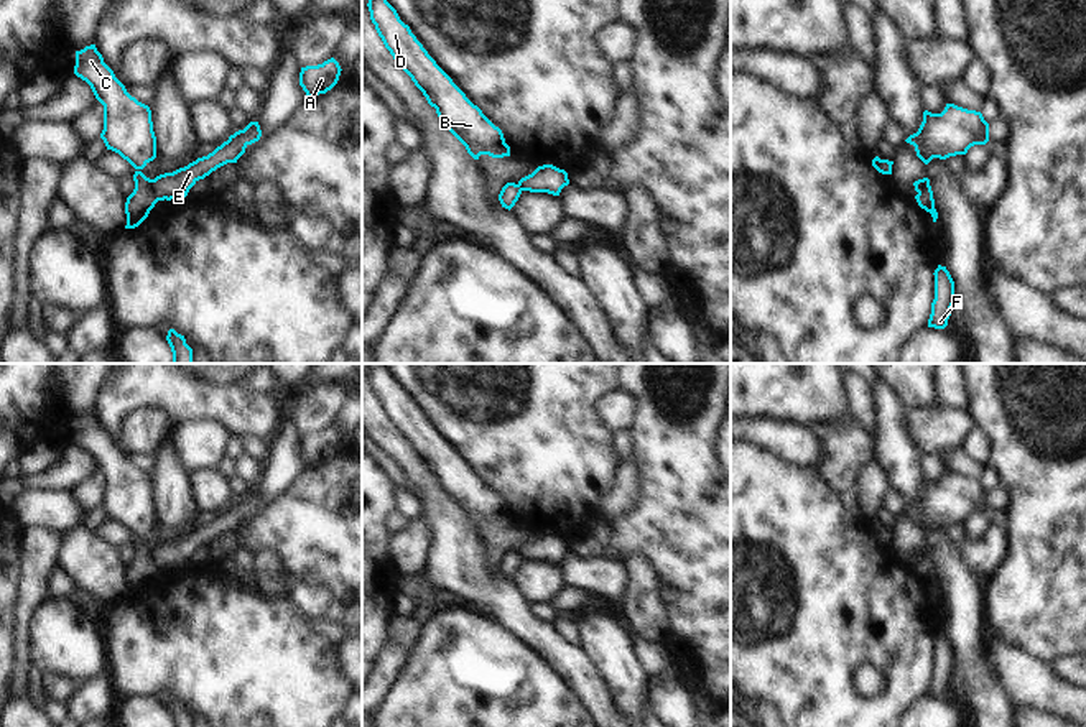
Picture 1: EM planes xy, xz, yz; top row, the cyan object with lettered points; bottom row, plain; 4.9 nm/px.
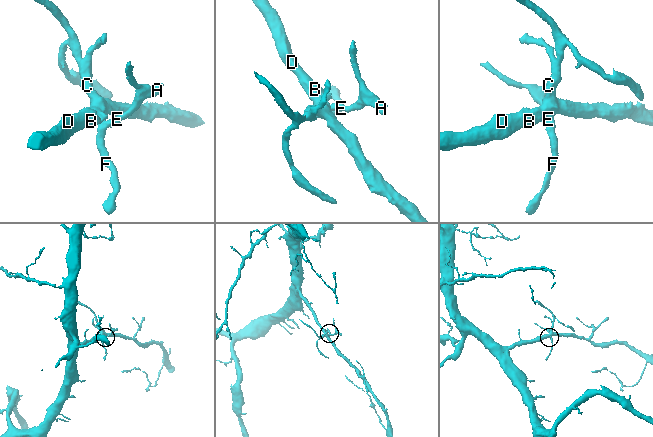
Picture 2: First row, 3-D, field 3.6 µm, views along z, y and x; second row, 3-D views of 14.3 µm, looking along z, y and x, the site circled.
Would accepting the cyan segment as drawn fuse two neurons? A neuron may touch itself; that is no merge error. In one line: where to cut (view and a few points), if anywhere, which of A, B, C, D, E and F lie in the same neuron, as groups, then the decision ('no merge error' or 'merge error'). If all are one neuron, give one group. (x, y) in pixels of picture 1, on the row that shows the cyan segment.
cut in xy along (150, 180), (150, 189), (158, 199); A E / B C D F; merge error

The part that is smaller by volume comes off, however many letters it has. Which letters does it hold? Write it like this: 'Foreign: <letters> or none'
Foreign: A, E

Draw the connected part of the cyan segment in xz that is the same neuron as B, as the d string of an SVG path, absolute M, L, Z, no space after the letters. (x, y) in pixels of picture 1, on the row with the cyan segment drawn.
M369 0L367 7L370 20L385 48L423 92L428 104L436 109L441 123L466 146L467 153L474 160L479 160L480 155L489 155L492 158L510 156L510 146L505 143L502 130L495 127L436 64L411 33L410 26L400 20L397 10L387 0Z

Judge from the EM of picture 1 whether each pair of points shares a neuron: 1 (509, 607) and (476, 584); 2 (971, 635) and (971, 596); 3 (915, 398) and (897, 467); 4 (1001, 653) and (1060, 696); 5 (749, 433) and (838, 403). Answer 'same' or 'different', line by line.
1: same
2: same
3: different
4: same
5: different

